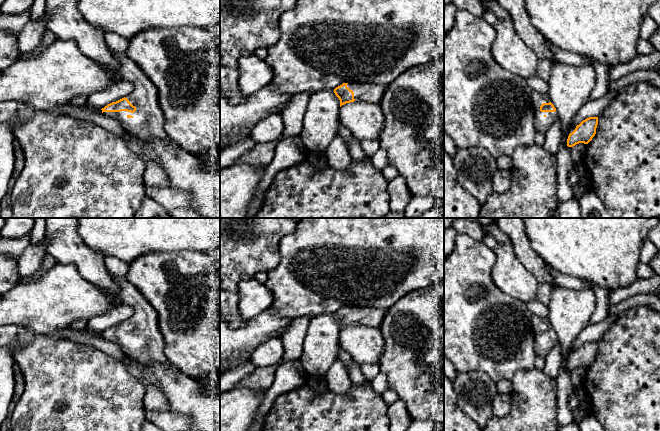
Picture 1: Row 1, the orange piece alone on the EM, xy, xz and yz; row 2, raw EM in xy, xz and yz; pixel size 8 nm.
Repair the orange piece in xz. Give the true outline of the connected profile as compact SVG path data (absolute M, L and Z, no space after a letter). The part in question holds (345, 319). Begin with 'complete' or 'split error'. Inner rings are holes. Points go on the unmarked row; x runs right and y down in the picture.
split error | M343 307L334 313L340 324L340 331L354 325L379 327L386 311L381 308Z

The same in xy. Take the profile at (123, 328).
split error | M110 275L120 286L121 300L134 307L134 314L102 332L102 337L120 345L123 352L144 365L158 362L166 368L173 366L164 354L165 342L159 331L155 309L125 278Z

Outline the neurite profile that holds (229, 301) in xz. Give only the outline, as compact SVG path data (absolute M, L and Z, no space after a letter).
M220 291L220 314L225 315L227 321L233 327L243 325L243 321L238 314L239 296L231 291Z

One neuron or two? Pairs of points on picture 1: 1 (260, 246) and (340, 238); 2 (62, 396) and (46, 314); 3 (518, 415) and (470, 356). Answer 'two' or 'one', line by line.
1: two
2: two
3: two

